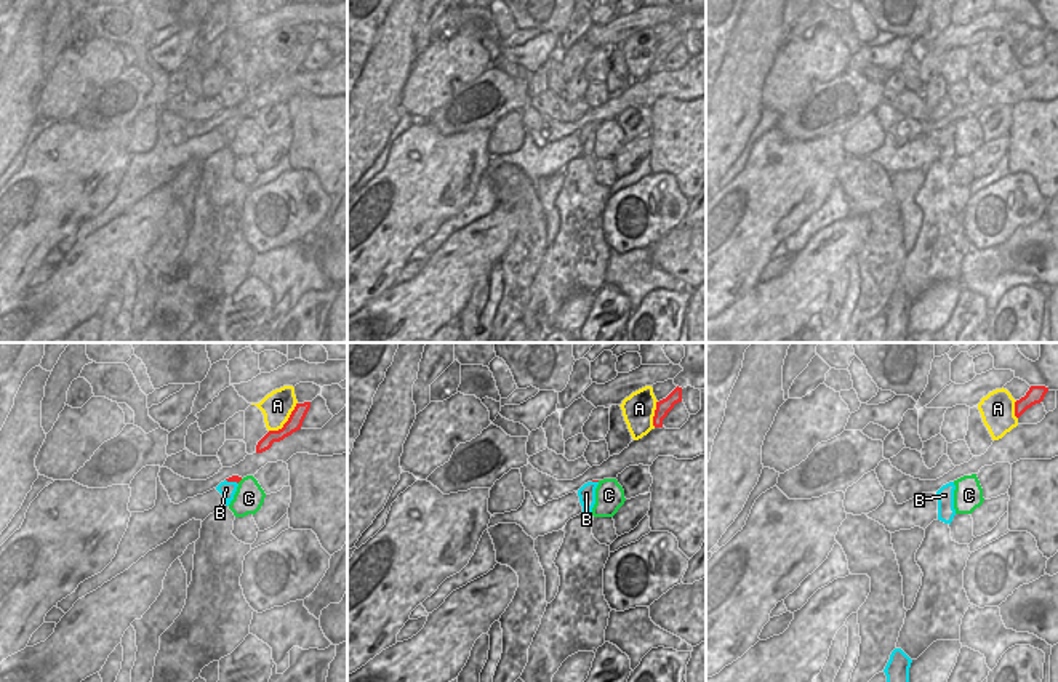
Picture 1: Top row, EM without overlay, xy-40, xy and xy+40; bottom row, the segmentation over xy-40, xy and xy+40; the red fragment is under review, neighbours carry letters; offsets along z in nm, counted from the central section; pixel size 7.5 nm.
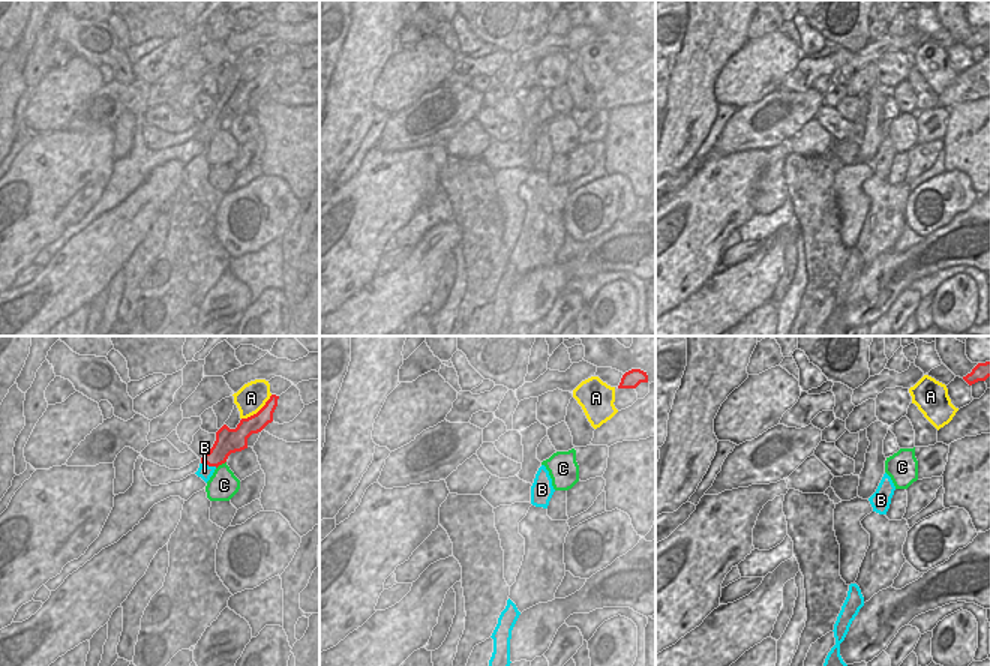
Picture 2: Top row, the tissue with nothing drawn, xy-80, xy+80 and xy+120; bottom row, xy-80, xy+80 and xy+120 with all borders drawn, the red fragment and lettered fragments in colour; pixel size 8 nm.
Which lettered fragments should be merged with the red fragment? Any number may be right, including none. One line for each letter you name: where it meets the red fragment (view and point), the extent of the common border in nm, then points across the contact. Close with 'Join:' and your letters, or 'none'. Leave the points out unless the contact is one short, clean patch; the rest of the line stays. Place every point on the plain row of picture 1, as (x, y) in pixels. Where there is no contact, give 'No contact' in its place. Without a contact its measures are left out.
Join: none

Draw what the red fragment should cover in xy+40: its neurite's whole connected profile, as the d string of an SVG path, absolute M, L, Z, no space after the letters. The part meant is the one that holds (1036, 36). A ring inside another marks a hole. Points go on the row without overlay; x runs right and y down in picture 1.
M1031 27L1026 37L1015 43L1015 58L1020 59L1028 50L1040 45L1047 34L1045 27Z

